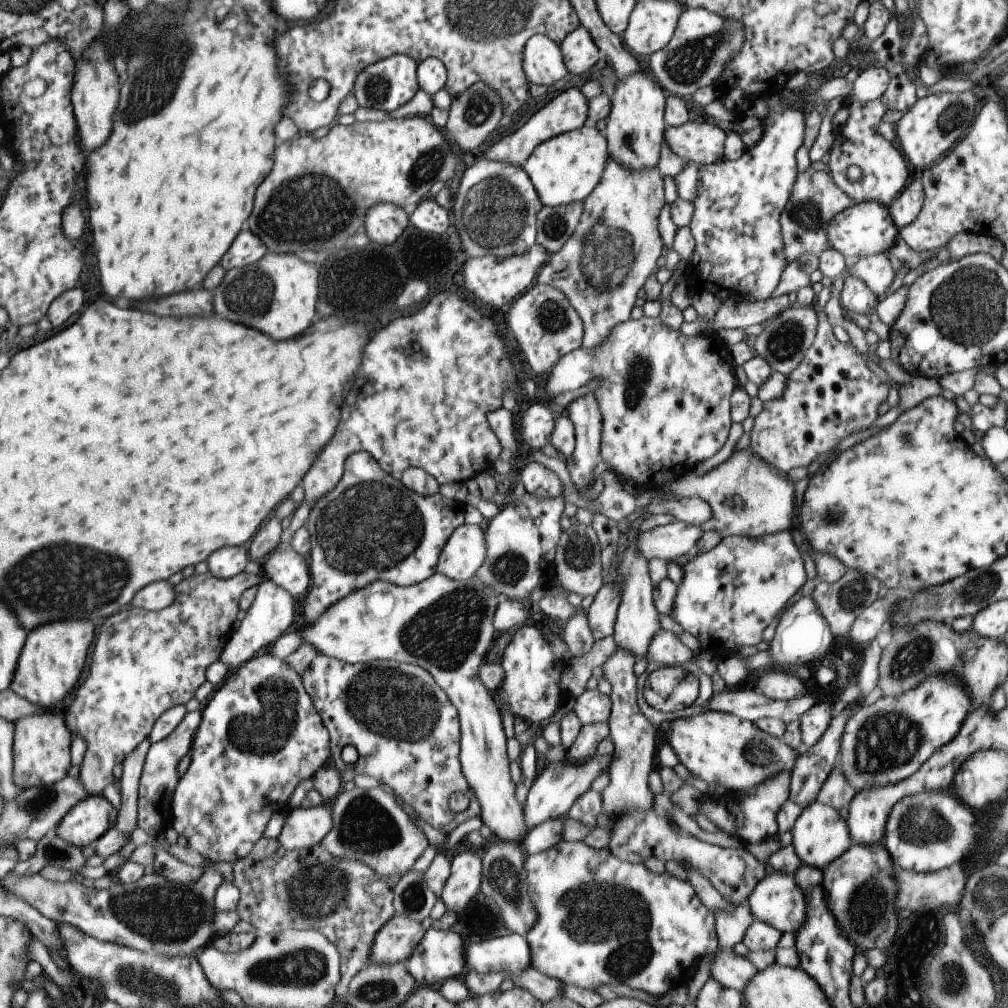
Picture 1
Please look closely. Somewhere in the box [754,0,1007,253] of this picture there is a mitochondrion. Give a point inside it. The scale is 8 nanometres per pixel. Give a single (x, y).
(955, 117)

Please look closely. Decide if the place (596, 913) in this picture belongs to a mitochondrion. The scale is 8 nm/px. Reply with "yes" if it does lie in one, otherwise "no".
yes

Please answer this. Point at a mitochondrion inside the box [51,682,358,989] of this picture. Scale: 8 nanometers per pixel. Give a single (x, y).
(160, 912)

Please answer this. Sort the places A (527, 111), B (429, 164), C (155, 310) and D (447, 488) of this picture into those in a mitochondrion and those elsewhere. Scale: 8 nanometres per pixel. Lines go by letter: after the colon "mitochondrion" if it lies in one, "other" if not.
A: other
B: mitochondrion
C: other
D: other

